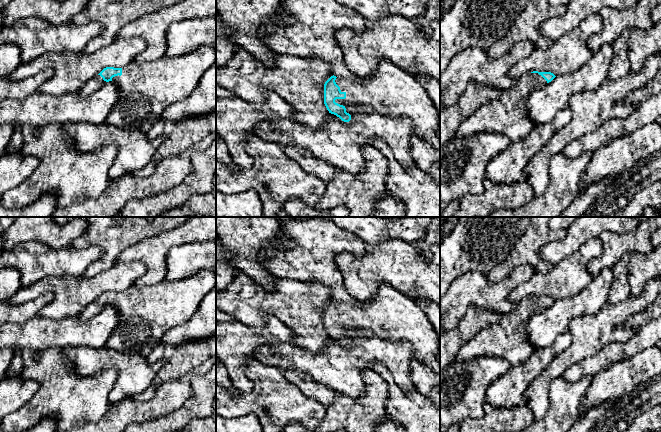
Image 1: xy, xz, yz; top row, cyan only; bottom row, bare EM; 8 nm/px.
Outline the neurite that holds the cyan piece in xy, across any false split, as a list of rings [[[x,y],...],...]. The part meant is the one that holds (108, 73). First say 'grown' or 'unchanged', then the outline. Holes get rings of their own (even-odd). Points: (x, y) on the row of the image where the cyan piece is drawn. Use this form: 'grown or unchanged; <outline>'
grown; [[[201,46],[178,57],[162,57],[149,63],[132,61],[122,68],[106,67],[77,93],[80,97],[86,97],[96,92],[106,82],[113,81],[118,86],[119,99],[105,123],[120,128],[139,130],[147,134],[163,111],[169,105],[191,94],[204,72],[215,63],[216,50],[209,46]]]

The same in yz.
grown; [[[533,71],[522,75],[501,96],[481,106],[458,128],[456,136],[477,133],[501,133],[512,142],[524,138],[535,126],[528,117],[527,100],[533,91],[546,86],[556,76]]]

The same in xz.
grown; [[[381,60],[371,77],[361,78],[358,82],[331,76],[323,85],[324,104],[329,113],[344,122],[351,120],[346,112],[347,106],[369,106],[379,114],[391,118],[407,118],[414,133],[440,151],[440,138],[437,136],[439,115],[426,89],[414,76],[388,60]]]

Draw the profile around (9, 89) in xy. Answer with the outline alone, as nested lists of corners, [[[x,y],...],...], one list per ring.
[[[47,69],[21,80],[12,80],[7,76],[0,76],[0,101],[4,99],[26,99],[32,93],[38,91],[52,75],[53,70]]]

